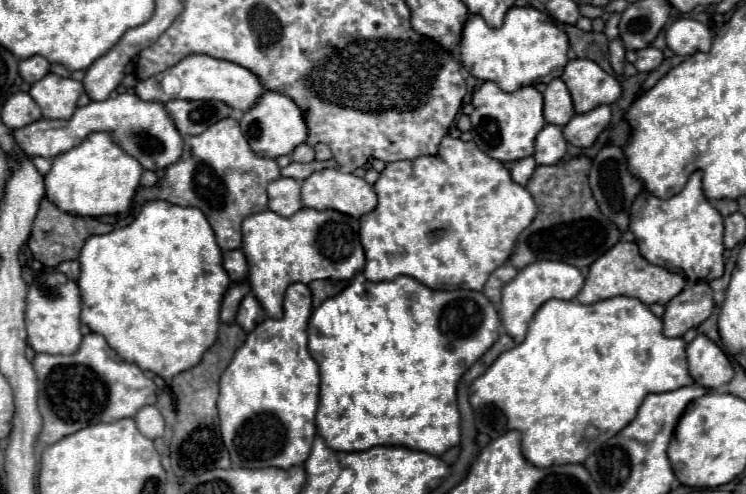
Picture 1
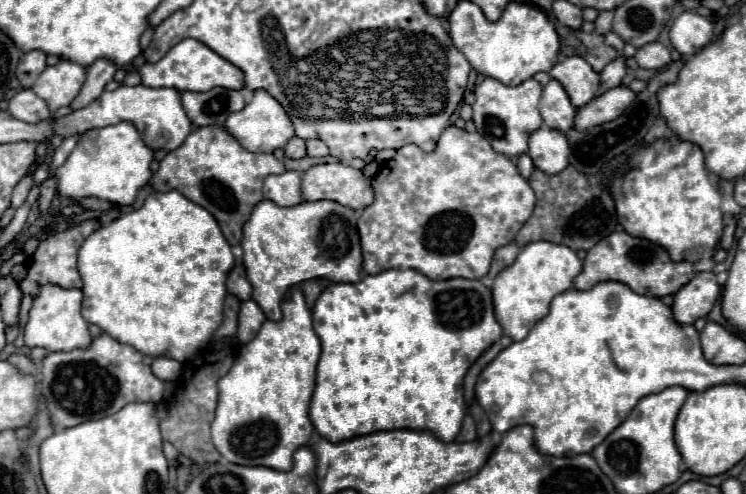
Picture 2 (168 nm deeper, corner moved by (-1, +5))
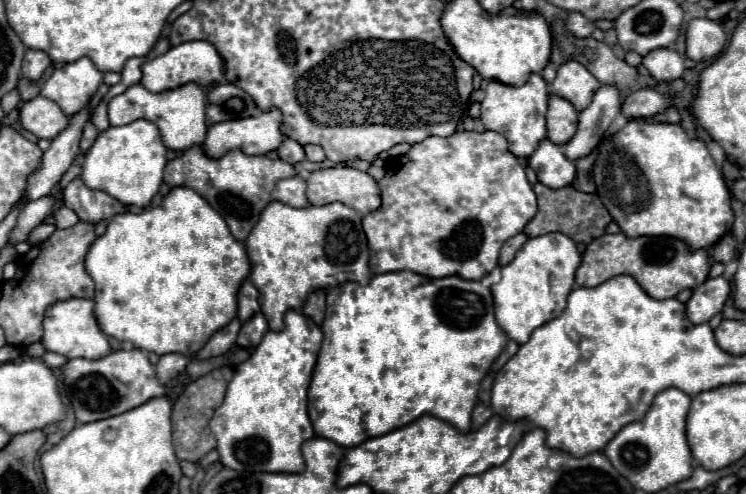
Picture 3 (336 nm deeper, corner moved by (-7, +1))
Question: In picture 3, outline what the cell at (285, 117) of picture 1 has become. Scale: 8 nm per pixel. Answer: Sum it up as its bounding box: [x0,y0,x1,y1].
[202,108,284,158]

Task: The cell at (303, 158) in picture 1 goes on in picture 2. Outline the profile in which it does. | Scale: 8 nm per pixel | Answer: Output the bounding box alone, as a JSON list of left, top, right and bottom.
[284,138,306,158]

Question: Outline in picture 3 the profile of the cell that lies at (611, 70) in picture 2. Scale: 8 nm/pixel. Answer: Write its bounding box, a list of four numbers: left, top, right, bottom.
[564,84,620,160]

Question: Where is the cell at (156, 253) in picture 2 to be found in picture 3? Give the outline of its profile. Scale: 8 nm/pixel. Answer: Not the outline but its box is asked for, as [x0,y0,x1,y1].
[86,188,250,358]

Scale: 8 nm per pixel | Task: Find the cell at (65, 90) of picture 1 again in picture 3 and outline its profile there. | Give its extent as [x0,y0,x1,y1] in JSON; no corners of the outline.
[40,58,102,116]

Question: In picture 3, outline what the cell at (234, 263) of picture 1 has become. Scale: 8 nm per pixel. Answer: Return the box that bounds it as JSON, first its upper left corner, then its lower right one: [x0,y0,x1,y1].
[238,280,260,322]

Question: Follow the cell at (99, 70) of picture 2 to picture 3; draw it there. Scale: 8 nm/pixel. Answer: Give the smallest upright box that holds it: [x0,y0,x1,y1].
[26,106,90,200]

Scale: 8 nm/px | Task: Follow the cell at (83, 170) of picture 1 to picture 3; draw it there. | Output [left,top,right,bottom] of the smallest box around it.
[80,120,166,206]

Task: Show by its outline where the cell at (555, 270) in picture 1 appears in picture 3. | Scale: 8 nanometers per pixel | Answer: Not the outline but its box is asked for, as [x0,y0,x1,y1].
[492,232,582,344]

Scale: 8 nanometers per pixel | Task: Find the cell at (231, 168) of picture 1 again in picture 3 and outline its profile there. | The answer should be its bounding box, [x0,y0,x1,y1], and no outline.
[164,146,296,242]

